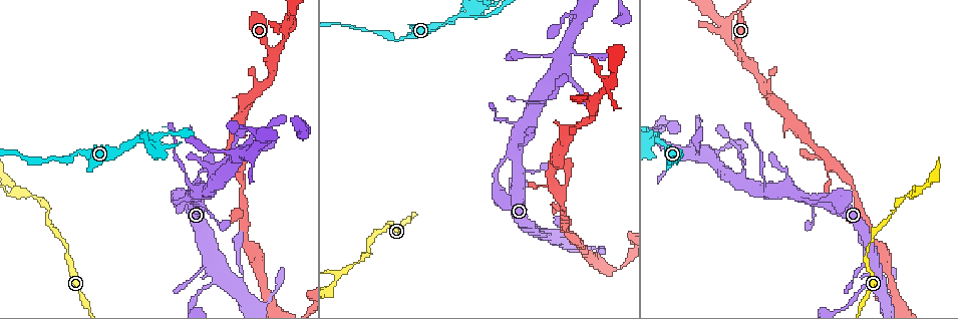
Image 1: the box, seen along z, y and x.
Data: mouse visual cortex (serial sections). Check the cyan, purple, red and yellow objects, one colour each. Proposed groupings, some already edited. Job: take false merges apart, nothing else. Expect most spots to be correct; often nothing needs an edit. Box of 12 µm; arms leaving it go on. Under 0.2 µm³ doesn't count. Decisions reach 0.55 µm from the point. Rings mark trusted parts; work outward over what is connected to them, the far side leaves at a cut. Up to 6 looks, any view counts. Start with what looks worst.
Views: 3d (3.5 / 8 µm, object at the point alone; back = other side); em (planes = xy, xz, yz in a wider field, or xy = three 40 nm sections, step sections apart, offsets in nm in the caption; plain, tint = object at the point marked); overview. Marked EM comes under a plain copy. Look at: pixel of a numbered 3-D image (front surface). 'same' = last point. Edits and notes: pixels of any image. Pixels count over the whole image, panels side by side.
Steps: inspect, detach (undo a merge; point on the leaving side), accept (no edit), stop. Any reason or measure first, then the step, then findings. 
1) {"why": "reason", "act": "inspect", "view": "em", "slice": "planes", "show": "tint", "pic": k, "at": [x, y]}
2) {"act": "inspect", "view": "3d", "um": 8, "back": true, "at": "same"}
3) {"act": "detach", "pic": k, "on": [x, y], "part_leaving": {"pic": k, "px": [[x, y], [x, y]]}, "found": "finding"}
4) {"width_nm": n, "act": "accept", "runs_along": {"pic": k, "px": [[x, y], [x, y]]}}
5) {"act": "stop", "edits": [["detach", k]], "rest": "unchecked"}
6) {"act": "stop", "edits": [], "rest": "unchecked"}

{"why": "abrupt turn", "act": "inspect", "view": "3d", "um": 3.5, "pic": 1, "at": [146, 139]}

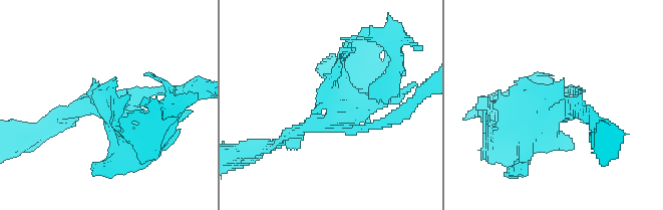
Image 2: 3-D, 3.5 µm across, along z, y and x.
{"act": "detach", "pic": 2, "on": [557, 146], "found": "a second cell is stuck on"}

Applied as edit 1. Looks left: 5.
{"why": "see it whole again", "act": "inspect", "view": "overview"}

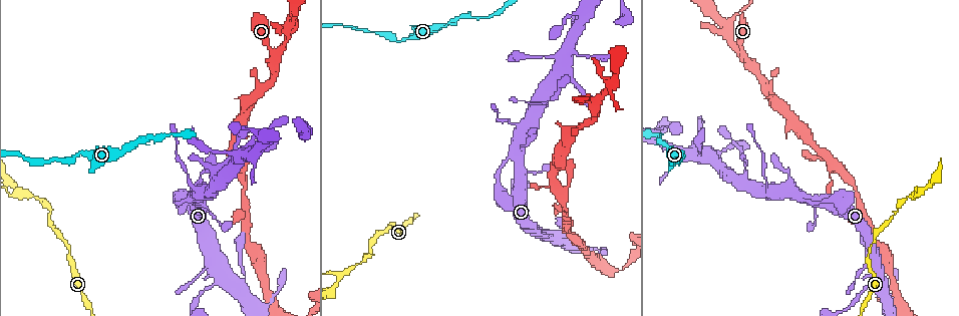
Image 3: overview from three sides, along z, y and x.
{"why": "a narrow waist", "act": "inspect", "view": "3d", "um": 3.5, "back": true, "pic": 3, "at": [920, 191]}

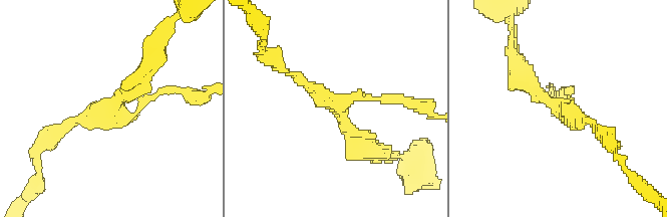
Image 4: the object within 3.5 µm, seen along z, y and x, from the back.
{"act": "inspect", "view": "em", "slice": "xy", "step": 5, "show": "tint", "pic": 4, "at": [560, 106]}

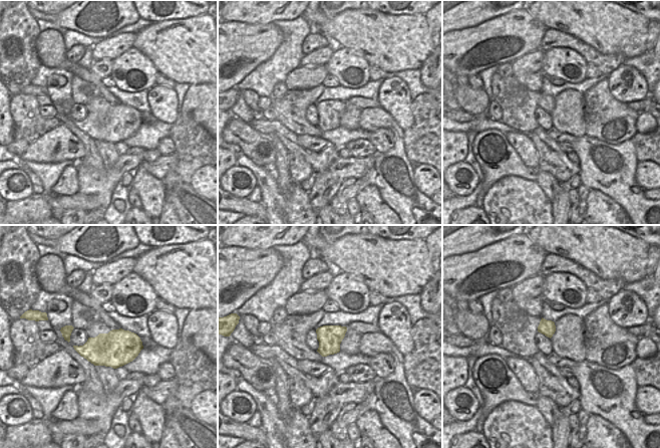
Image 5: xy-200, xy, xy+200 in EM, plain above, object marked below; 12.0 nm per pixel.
{"act": "accept", "runs_along": {"pic": 4, "px": [[285, 69], [340, 107], [368, 147]]}, "found": "all the same cell"}

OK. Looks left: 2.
{"why": "a fork", "act": "inspect", "view": "3d", "um": 3.5, "pic": 3, "at": [222, 278]}

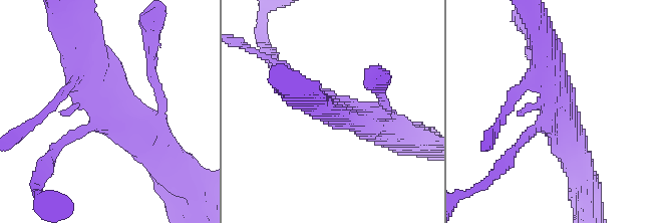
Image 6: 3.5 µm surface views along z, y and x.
{"arms": 3, "arm_widths_nm": [200, 400, 500], "why": "now the EM", "act": "inspect", "view": "em", "slice": "planes", "show": "tint", "pic": 6, "at": [111, 109]}

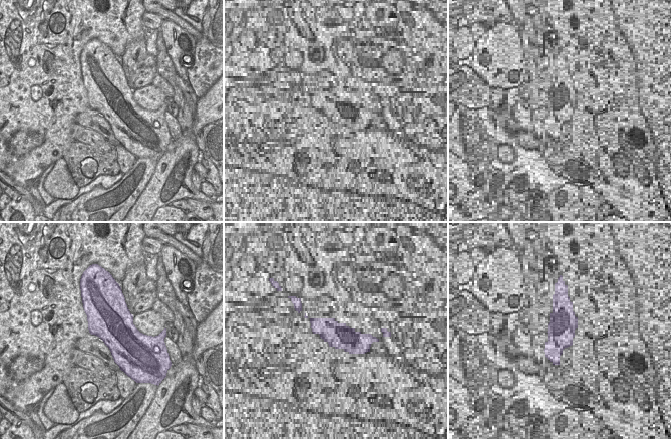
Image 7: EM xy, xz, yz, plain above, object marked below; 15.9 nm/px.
{"act": "accept", "runs_along": {"pic": 6, "px": [[84, 49], [100, 92], [158, 157]]}, "found": "continuous, no second cell"}

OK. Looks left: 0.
{"act": "stop", "edits": [["detach", 2]], "rest": "unchecked"}

